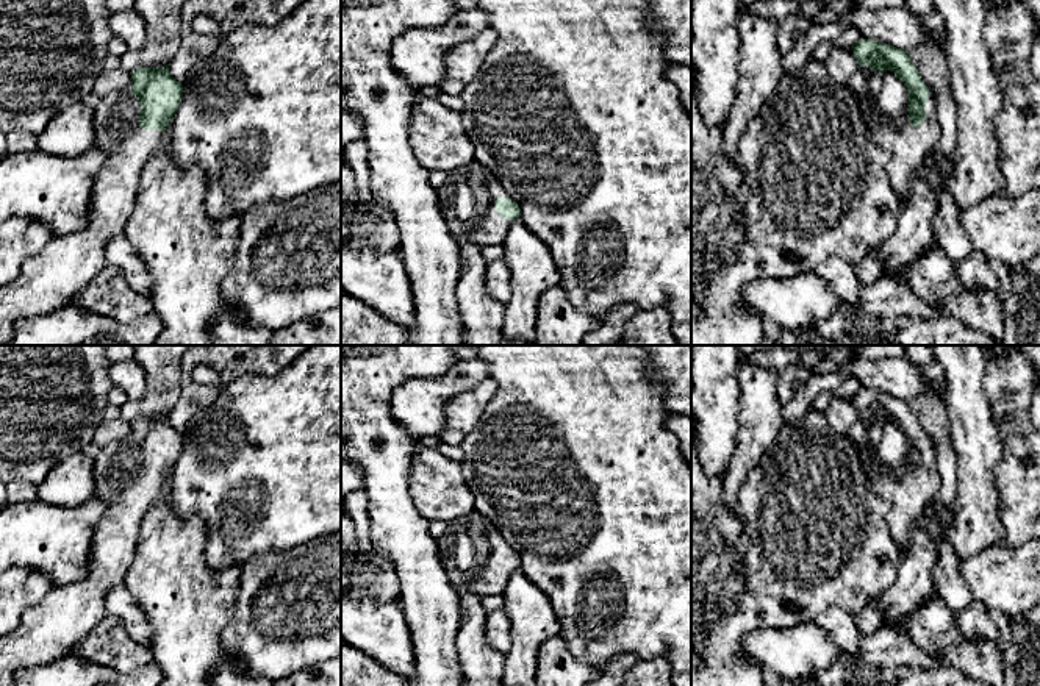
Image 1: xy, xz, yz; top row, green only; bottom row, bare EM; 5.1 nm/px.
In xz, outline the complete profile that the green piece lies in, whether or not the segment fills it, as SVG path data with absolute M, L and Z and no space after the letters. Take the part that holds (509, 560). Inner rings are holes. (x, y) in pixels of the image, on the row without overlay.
M474 509L449 522L436 545L452 583L477 597L502 594L510 573L521 566L504 536Z

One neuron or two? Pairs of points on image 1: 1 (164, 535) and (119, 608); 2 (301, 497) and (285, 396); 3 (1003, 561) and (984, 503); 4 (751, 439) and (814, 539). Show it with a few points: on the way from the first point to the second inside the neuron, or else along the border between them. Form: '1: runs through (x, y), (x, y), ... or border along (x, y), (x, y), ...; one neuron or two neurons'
1: border along (124, 585), (149, 624); two neurons
2: runs through (301, 472), (285, 455), (285, 421); one neuron
3: border along (1000, 544), (984, 547), (964, 560); two neurons
4: border along (782, 425), (773, 447), (740, 486); two neurons

